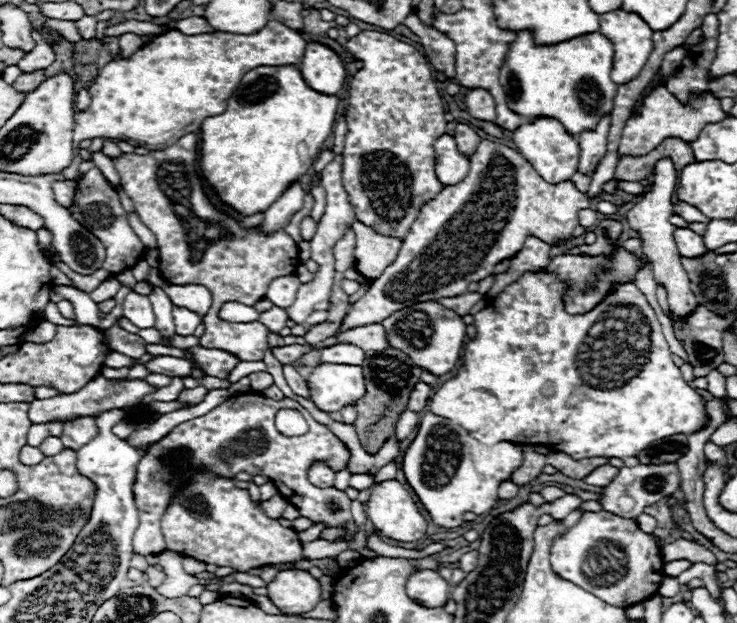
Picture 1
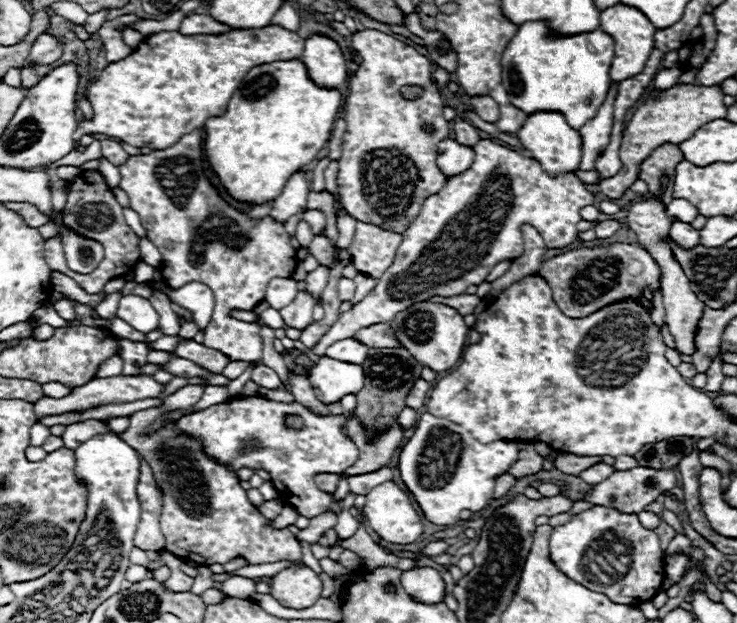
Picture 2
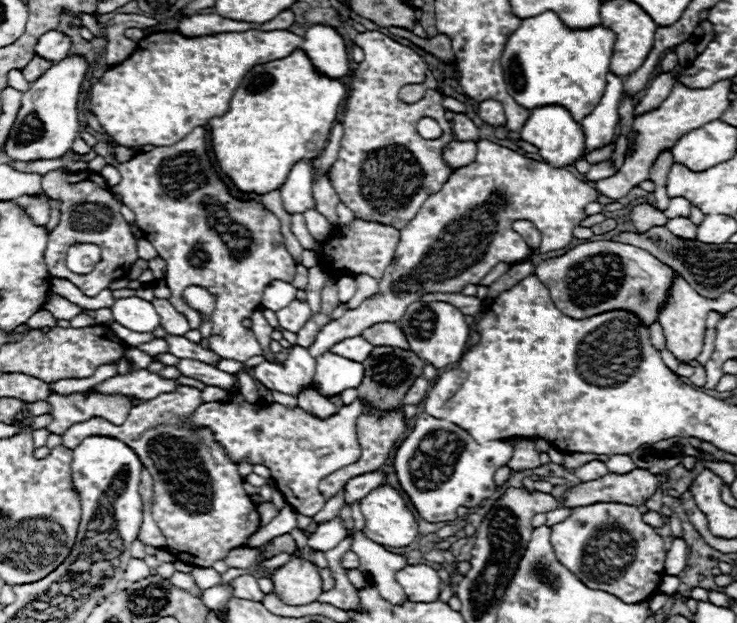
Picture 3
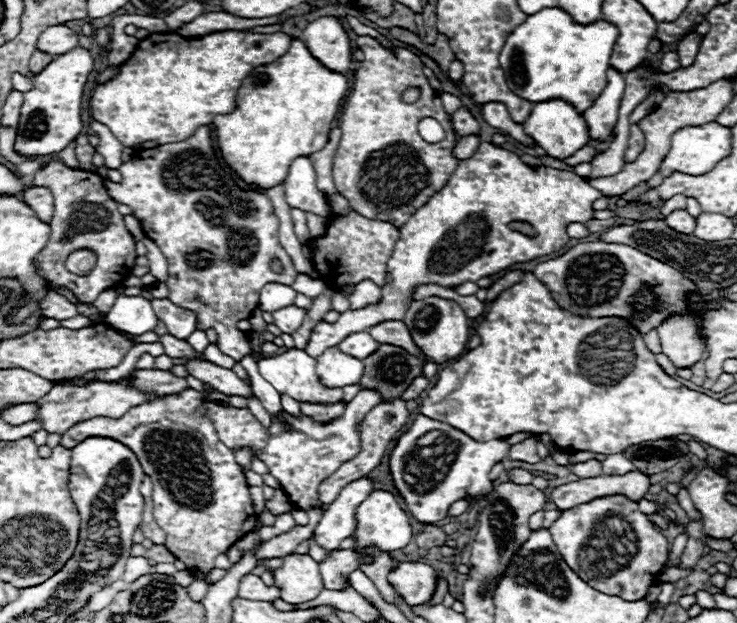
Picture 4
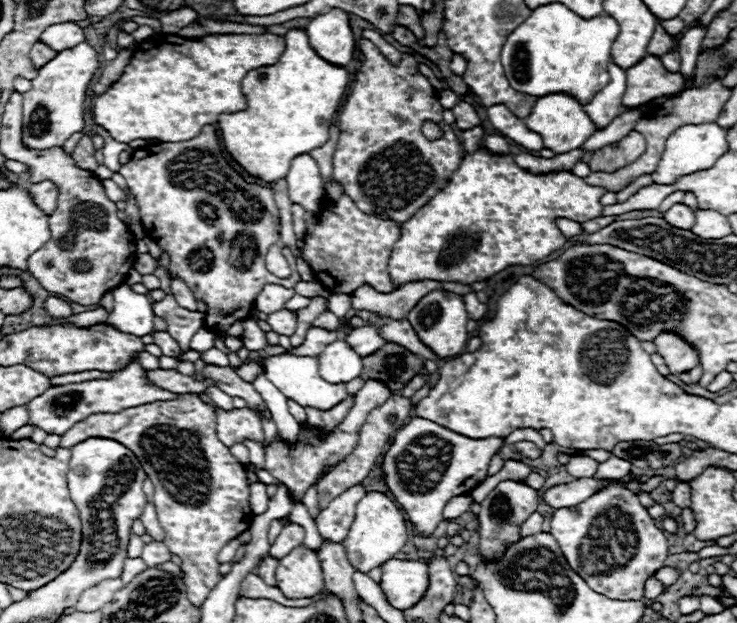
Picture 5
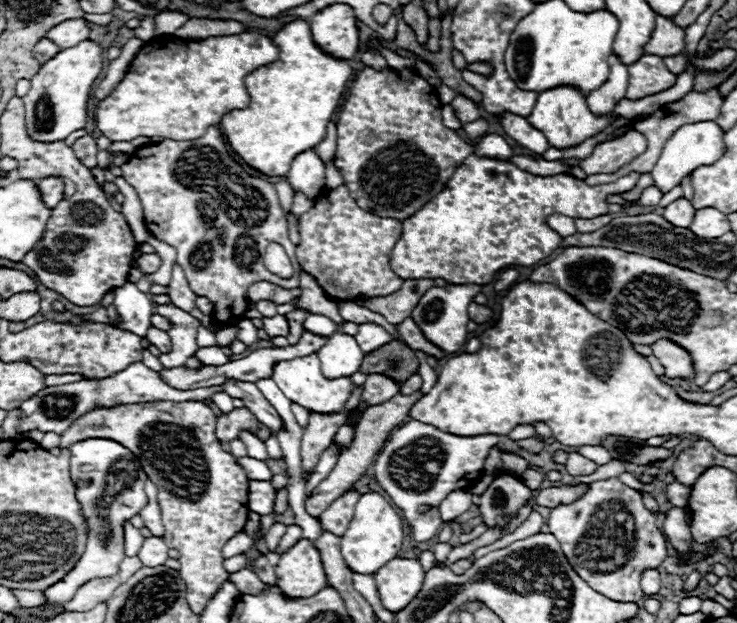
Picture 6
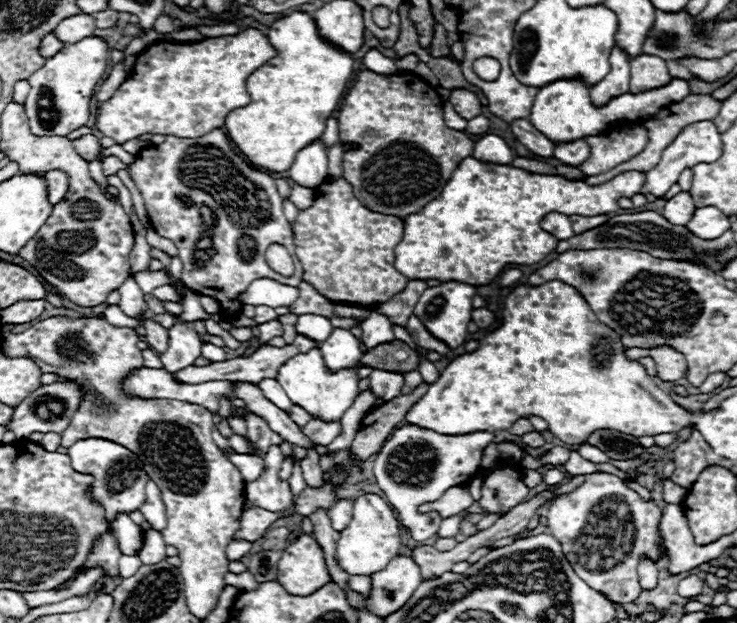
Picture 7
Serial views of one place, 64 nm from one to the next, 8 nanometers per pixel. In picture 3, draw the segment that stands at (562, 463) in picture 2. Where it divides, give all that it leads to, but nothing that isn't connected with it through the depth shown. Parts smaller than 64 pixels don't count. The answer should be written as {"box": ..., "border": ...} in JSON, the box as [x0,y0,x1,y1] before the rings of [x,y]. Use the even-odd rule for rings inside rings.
{"box":[562,453,608,469],"border":[[[570,453],[566,454],[562,466],[566,469],[576,469],[578,466],[590,462],[590,460],[602,460],[602,462],[606,462],[608,458],[606,458],[606,456],[599,456],[590,453]]]}

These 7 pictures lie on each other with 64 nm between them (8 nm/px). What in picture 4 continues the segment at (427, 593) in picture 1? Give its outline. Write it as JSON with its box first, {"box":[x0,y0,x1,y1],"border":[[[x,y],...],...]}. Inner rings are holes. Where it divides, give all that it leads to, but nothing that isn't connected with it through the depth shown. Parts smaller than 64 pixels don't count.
{"box":[388,562,436,606],"border":[[[398,562],[398,566],[388,574],[388,582],[408,606],[418,606],[432,598],[436,572],[422,562]]]}

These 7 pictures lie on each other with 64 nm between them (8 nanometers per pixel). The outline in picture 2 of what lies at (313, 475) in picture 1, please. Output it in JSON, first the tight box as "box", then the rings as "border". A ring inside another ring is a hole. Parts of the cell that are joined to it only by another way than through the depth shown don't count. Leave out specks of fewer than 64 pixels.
{"box":[316,474,340,494],"border":[[[318,474],[318,478],[316,478],[316,486],[318,486],[322,492],[332,494],[332,492],[336,490],[336,486],[338,486],[338,480],[340,480],[340,474]]]}

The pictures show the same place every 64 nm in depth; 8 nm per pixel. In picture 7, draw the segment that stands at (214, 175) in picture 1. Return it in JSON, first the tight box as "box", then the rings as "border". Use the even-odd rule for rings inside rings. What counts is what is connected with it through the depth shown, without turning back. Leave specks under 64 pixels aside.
{"box":[224,12,354,170],"border":[[[292,12],[268,30],[276,56],[256,68],[246,80],[252,102],[232,110],[224,128],[240,152],[264,170],[288,170],[296,154],[324,134],[326,120],[336,110],[352,76],[354,58],[342,48],[320,38],[316,22],[306,12]]]}

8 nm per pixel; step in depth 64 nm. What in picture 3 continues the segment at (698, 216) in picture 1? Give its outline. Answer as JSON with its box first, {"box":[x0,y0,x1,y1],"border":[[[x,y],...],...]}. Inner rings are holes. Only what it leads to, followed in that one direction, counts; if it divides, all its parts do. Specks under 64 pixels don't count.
{"box":[663,197,690,219],"border":[[[682,197],[671,198],[668,208],[663,211],[665,216],[670,219],[676,216],[690,216],[690,202]]]}

